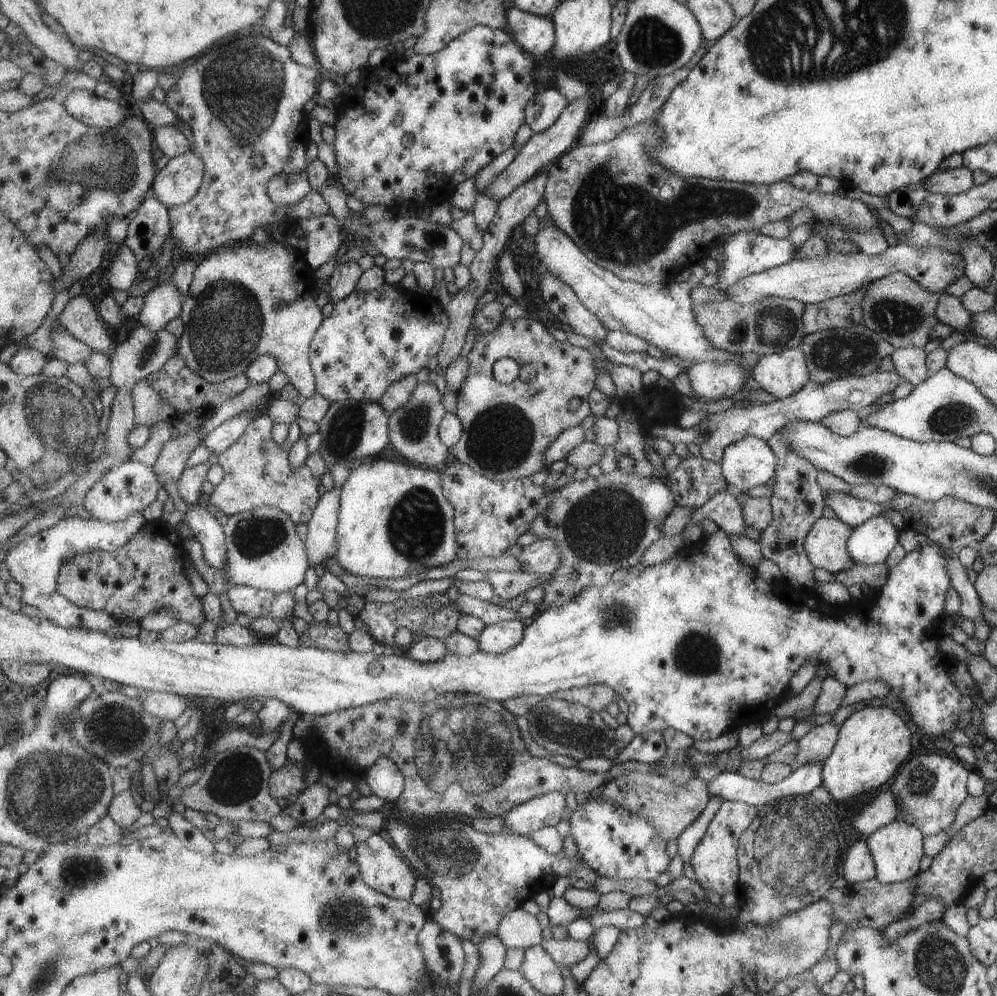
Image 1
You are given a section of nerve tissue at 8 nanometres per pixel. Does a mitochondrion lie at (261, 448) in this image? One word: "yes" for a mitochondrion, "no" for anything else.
no

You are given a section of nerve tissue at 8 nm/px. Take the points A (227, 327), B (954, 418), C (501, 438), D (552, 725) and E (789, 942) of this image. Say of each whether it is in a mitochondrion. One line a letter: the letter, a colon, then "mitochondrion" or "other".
A: mitochondrion
B: mitochondrion
C: mitochondrion
D: mitochondrion
E: mitochondrion

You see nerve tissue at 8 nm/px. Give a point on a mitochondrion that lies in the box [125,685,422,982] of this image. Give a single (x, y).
(238, 778)

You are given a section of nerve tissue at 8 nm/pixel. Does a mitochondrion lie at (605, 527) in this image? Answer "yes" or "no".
yes

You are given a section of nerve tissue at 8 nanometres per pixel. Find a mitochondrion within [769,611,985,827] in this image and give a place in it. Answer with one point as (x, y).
(921, 781)

